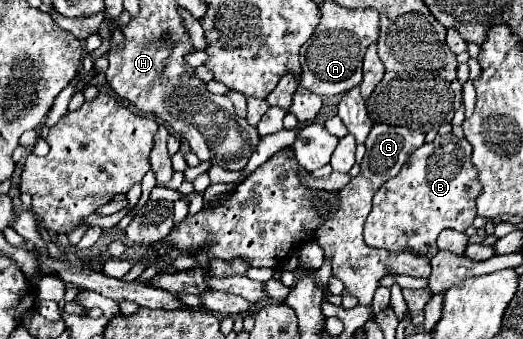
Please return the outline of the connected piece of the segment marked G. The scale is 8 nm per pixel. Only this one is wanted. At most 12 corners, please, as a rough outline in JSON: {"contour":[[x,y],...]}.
{"contour":[[375,124],[362,172],[314,232],[332,274],[372,304],[388,274],[430,276],[410,252],[366,246],[374,192],[424,144],[422,130]]}

